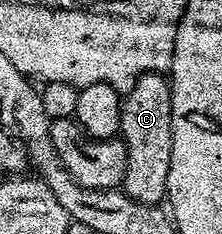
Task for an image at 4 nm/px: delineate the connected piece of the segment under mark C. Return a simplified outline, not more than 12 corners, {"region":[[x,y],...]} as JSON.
{"region":[[143,74],[123,95],[125,194],[160,206],[168,189],[172,84]]}

